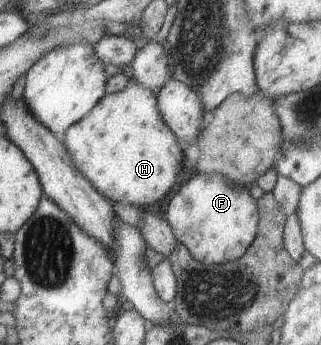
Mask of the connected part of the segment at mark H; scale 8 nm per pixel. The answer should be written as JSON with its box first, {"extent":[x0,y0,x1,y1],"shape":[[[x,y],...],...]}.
{"extent":[62,82,184,209],"shape":[[[130,82],[121,92],[105,93],[105,96],[101,97],[101,100],[91,108],[91,110],[80,118],[75,124],[72,124],[67,128],[62,140],[67,154],[69,154],[69,160],[73,161],[75,170],[93,186],[93,188],[102,194],[108,201],[115,202],[115,204],[121,204],[121,206],[136,206],[148,209],[153,202],[161,200],[173,184],[179,180],[181,175],[181,166],[183,166],[184,153],[182,152],[183,146],[177,140],[177,137],[169,130],[169,127],[163,122],[159,111],[157,110],[156,95],[151,92],[151,89],[141,86],[139,83]]]}

